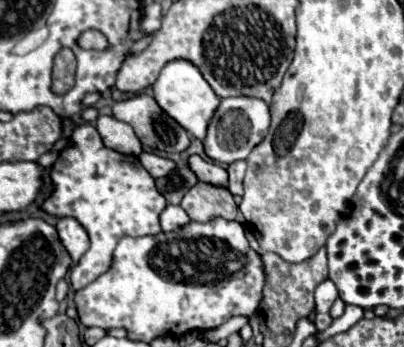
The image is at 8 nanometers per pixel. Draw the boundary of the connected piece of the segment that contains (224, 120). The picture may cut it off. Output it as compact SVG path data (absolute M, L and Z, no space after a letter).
M250 96L222 98L206 130L204 152L208 158L216 162L230 164L236 160L244 160L252 152L252 148L264 140L268 126L270 126L270 114L268 114L268 104L264 100Z

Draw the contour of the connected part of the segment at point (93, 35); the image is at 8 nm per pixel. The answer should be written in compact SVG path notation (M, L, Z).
M88 30L84 32L80 36L78 44L84 49L106 50L108 47L106 37L97 30Z

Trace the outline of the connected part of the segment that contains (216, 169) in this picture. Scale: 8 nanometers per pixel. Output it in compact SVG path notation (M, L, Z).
M190 156L188 166L198 176L200 182L206 182L206 184L212 184L212 186L220 186L220 188L228 186L228 172L222 166L214 164L214 162L206 162L200 156Z

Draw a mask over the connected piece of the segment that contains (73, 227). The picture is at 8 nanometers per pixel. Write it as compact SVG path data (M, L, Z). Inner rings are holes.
M70 216L60 218L56 228L58 228L58 234L60 234L60 240L62 240L64 248L70 252L72 260L78 262L90 246L88 232L82 228L82 224L76 218L70 218Z

